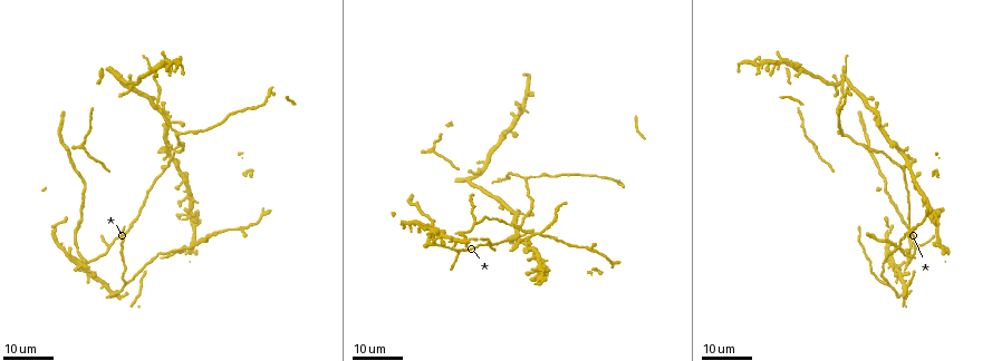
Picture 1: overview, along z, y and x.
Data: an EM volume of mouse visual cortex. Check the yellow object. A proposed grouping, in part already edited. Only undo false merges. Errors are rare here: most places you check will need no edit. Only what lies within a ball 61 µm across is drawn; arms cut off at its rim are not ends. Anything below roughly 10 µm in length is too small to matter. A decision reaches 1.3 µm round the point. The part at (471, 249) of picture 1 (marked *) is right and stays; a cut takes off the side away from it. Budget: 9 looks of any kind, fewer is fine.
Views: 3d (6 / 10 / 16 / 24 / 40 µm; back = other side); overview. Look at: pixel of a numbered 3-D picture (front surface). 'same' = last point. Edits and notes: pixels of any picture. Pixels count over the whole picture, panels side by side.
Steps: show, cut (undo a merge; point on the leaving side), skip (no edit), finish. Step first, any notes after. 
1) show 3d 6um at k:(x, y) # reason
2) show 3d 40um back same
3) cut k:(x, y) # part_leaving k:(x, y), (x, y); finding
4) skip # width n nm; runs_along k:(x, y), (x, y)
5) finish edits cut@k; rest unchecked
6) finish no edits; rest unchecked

show 3d 16um at 1:(902, 165) # arms part here

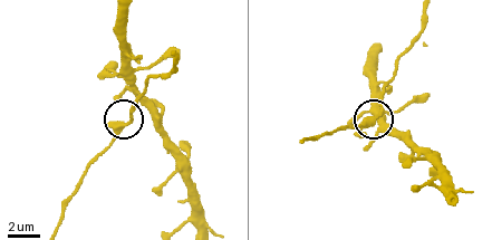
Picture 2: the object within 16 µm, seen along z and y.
show 3d 6um at 2:(370, 122)

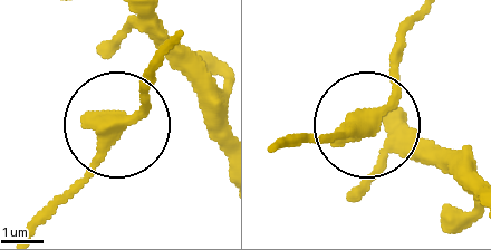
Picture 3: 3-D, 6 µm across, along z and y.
skip # runs_along 3:(23, 231), (95, 156), (166, 54); all the same cell

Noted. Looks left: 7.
show 3d 24um at 1:(180, 133) # three arms meet

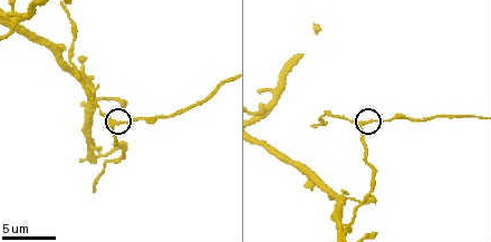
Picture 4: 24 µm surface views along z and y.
show 3d 6um at 4:(117, 123)

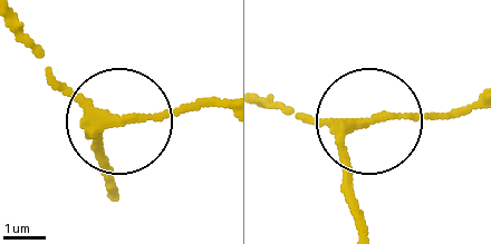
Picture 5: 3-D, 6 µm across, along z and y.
skip # width 230 nm; runs_along 5:(365, 225), (344, 160), (357, 122), (269, 108); one cell here

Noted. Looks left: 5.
show 3d 24um at 1:(844, 104) # thick turns thin

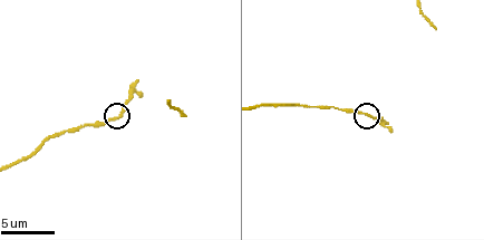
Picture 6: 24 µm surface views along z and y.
show 3d 10um at 6:(114, 117) # zoom in

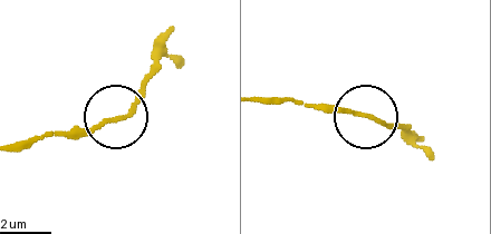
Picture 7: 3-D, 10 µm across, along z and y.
skip # runs_along 7:(259, 100), (335, 107), (410, 126); all the same cell

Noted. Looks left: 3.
show 3d 10um at 4:(14, 23) # three-way junction

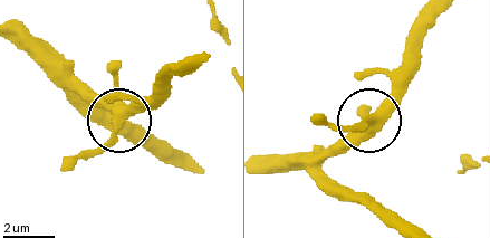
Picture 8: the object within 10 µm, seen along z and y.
show 3d 10um back at 8:(117, 122)

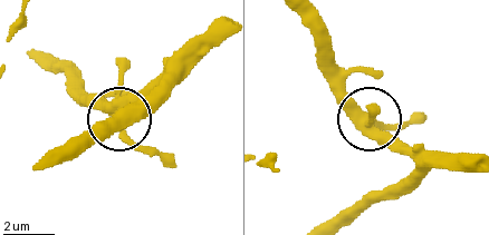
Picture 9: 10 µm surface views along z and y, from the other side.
skip # arms 3; one cell here

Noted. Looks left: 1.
finish no edits; rest unchecked

